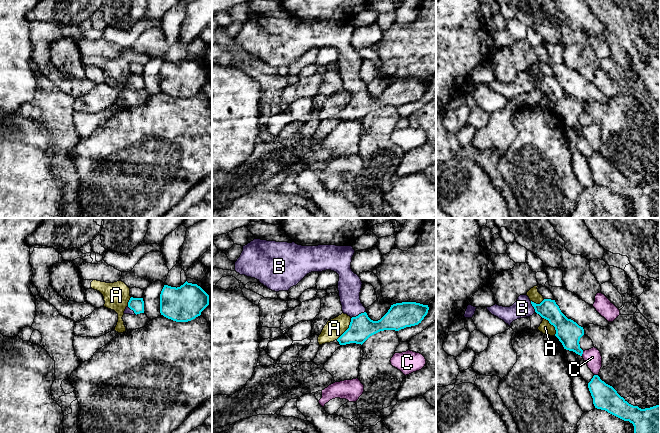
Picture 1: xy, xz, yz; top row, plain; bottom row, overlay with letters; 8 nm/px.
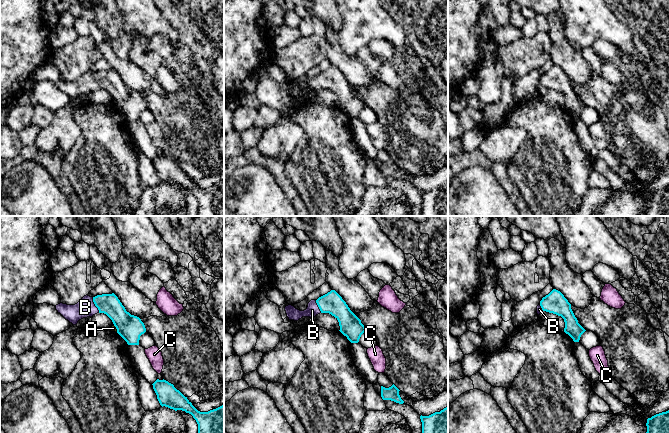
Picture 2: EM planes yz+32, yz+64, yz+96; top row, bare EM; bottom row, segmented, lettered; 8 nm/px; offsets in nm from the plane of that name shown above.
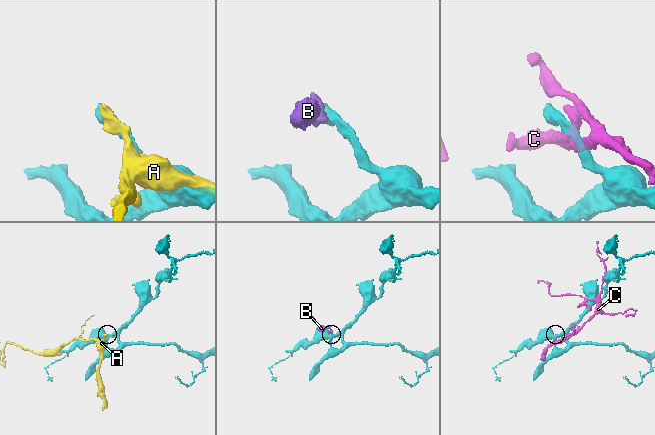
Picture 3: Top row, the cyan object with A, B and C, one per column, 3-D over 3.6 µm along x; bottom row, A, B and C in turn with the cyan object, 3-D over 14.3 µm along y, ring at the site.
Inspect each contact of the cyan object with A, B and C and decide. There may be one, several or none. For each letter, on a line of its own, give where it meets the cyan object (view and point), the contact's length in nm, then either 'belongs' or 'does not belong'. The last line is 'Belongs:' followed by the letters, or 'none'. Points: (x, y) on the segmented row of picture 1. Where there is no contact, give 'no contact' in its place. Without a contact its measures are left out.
A: meets cyan in xz at (347, 329); contact 220 nm long; does not belong
B: meets cyan in xz at (359, 314); contact 130 nm long; belongs
C: meets cyan in yz at (582, 353); contact 40 nm long; does not belong
Belongs: B

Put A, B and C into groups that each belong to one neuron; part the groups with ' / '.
A / B / C

